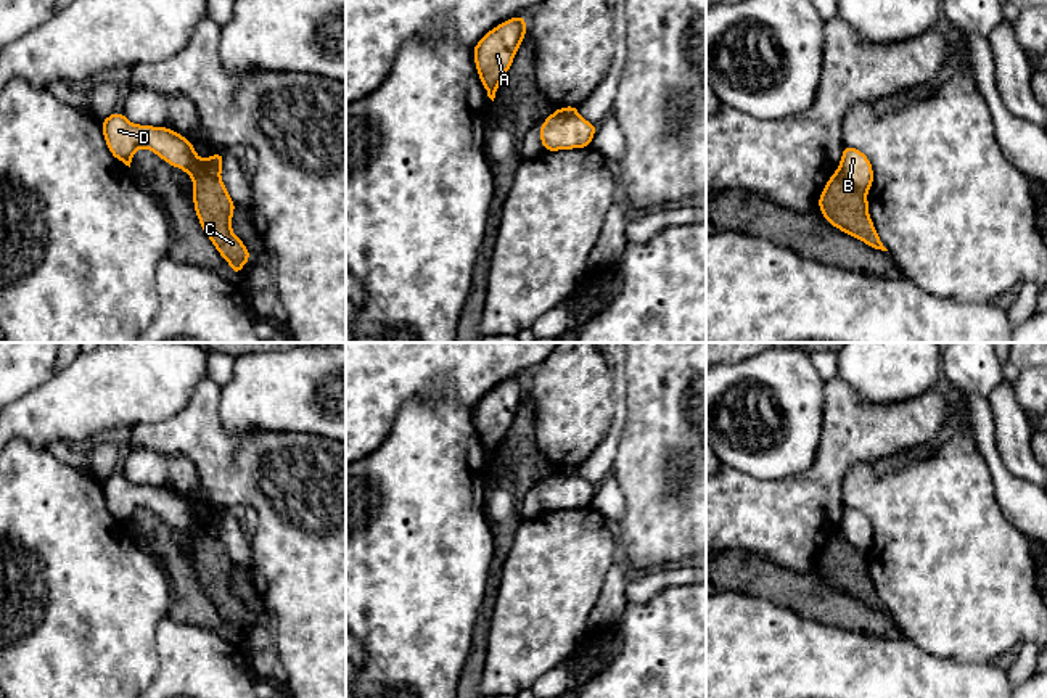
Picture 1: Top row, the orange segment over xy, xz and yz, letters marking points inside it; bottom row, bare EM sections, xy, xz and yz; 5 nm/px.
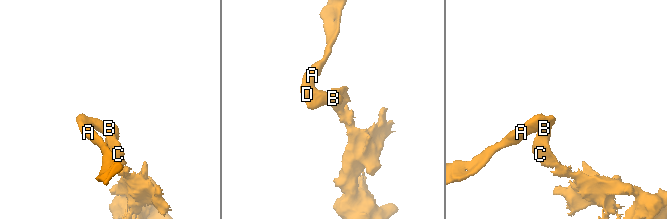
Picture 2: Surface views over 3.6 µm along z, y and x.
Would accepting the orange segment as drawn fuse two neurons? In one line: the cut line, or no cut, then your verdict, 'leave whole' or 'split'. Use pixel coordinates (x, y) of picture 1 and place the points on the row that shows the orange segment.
yz (837, 171), (866, 195) | split

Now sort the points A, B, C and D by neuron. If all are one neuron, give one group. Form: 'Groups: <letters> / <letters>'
Groups: A B D / C

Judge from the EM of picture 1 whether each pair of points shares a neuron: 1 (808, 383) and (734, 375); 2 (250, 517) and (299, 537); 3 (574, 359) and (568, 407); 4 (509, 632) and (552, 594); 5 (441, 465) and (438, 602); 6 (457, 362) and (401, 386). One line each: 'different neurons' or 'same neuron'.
1: same neuron
2: different neurons
3: same neuron
4: same neuron
5: same neuron
6: same neuron

